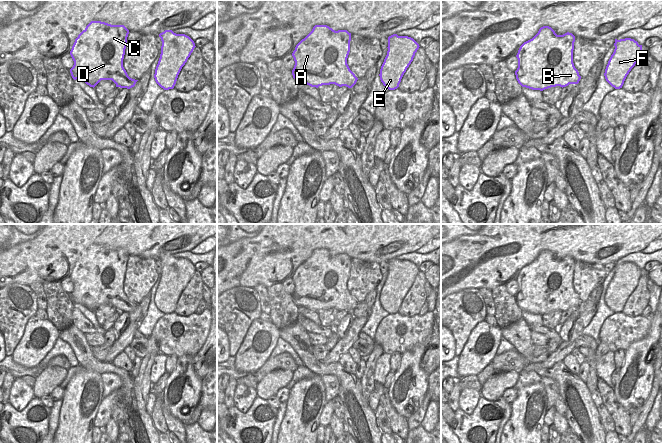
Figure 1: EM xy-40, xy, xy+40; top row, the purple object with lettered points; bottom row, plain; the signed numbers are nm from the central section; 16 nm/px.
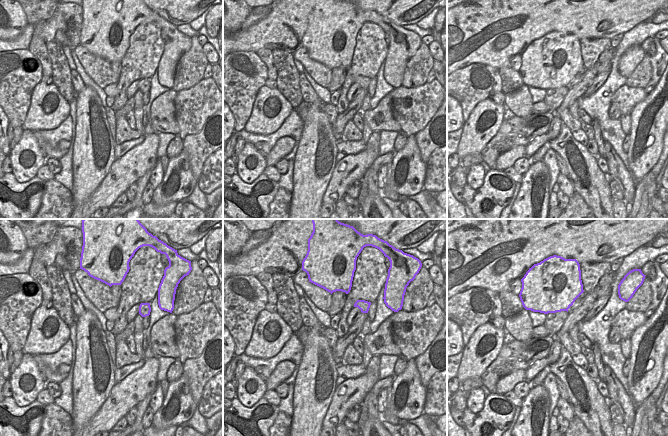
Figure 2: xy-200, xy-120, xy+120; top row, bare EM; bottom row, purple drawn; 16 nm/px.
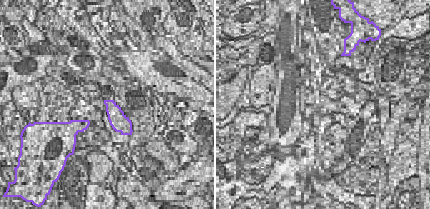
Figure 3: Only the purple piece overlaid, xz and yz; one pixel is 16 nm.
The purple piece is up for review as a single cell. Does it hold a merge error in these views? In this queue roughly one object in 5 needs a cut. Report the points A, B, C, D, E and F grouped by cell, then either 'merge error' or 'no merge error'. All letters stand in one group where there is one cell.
A B C D E F; no merge error

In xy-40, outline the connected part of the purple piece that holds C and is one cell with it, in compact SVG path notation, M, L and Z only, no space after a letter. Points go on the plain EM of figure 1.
M91 245L75 263L70 275L74 285L74 289L70 293L72 302L81 304L93 312L101 304L112 304L116 311L120 312L134 311L138 304L130 302L123 291L128 258L129 254L124 249Z

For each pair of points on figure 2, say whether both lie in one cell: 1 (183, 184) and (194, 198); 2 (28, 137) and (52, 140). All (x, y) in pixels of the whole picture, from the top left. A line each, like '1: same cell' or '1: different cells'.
1: different cells
2: different cells

